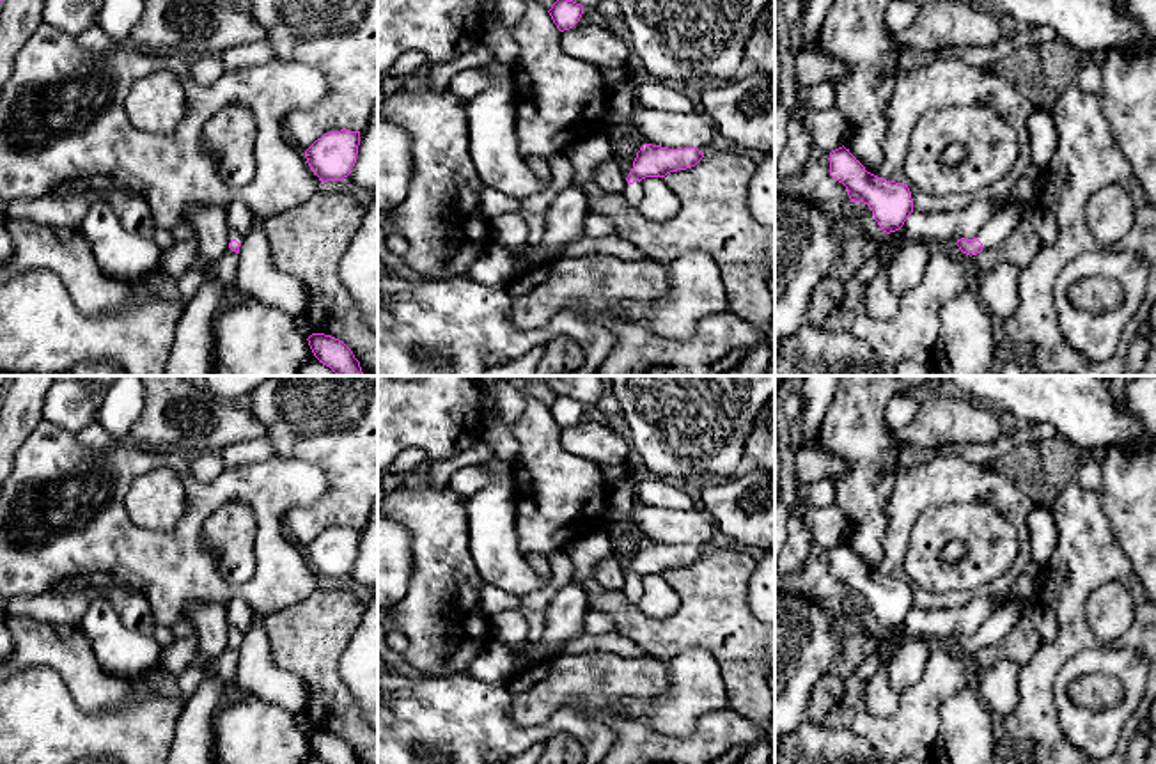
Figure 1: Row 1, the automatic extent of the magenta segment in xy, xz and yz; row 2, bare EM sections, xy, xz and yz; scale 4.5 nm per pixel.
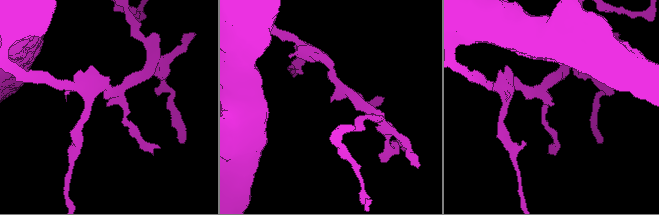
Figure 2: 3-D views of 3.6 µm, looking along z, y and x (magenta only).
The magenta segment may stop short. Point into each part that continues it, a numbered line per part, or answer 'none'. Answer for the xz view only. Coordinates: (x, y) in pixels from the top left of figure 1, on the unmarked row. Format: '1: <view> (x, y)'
1: xz (633, 589)

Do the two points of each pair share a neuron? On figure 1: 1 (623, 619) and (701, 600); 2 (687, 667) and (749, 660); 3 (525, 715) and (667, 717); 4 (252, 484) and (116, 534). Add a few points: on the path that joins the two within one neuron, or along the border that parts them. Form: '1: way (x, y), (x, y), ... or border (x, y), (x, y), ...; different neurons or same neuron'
1: way (642, 628), (672, 628), (681, 619); same neuron
2: border (678, 653), (704, 647), (717, 662), (729, 704); different neurons
3: border (616, 695), (658, 697); different neurons
4: way (218, 493), (172, 541), (149, 541); same neuron

